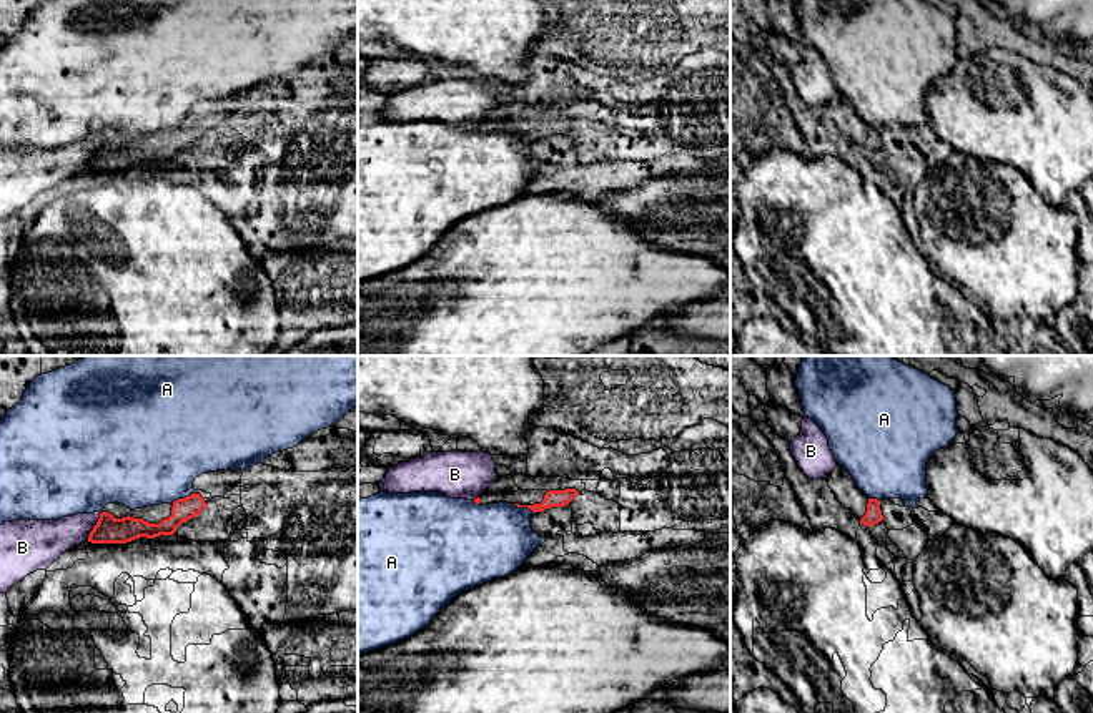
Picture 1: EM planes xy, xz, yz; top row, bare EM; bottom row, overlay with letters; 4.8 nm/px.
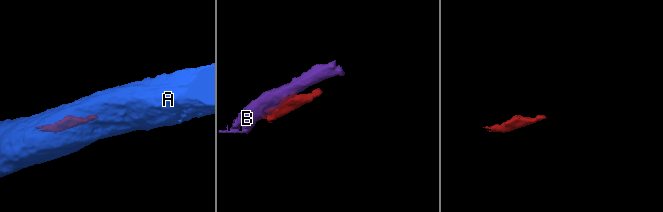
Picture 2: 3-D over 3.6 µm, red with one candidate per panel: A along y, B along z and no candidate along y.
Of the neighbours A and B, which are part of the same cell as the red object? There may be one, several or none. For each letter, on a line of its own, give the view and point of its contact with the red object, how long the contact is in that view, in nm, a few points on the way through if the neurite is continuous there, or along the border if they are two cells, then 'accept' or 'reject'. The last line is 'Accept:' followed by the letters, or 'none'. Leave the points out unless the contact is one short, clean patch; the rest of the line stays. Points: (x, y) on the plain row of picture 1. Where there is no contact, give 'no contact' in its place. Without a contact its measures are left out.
A: xz (524, 133) | 120 nm | reject
B: xy (95, 153) | 150 nm | reject
Accept: none

